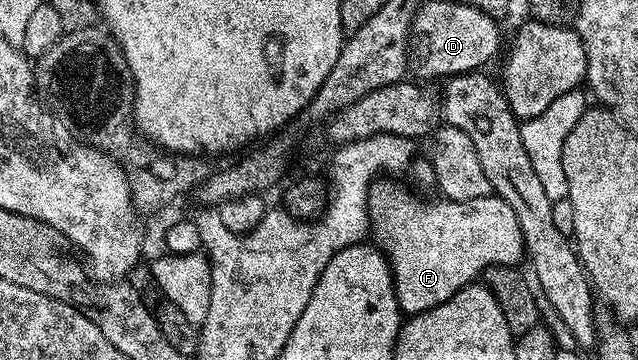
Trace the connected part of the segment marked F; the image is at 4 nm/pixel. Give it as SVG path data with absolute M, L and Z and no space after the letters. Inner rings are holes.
M380 178L368 189L368 223L370 236L375 247L383 252L392 267L392 281L401 313L416 316L430 310L446 298L458 294L465 286L473 283L492 264L519 265L525 259L524 239L514 218L514 210L501 196L474 198L466 202L457 200L419 200L408 188L395 184L395 179Z

